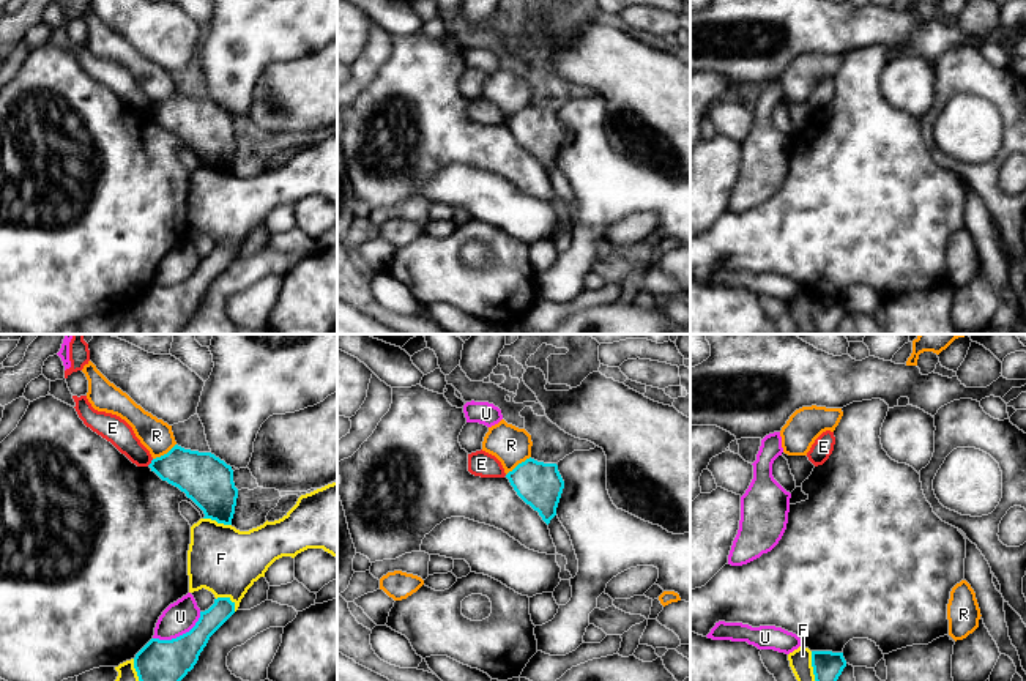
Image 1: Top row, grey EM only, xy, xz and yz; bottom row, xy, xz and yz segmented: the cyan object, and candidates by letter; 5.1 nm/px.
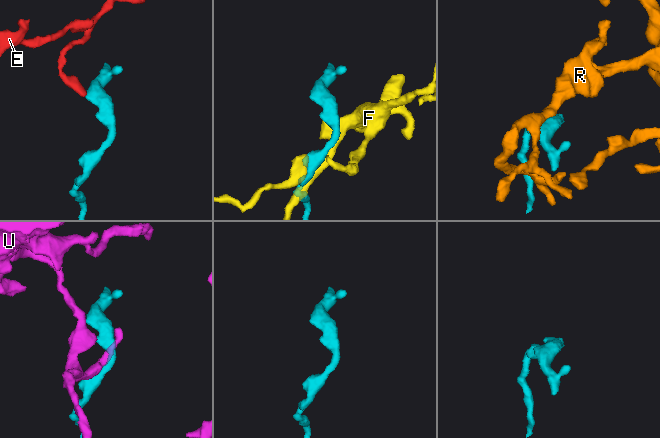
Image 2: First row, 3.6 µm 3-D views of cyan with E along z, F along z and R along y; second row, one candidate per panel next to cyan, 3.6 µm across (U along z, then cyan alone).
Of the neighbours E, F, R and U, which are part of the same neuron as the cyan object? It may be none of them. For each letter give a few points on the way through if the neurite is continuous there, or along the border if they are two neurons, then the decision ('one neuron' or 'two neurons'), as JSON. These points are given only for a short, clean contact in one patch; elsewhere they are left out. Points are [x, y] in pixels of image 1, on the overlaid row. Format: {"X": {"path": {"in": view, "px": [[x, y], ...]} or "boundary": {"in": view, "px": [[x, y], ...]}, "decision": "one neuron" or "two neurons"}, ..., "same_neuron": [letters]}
{"E": {"boundary": {"in": "xy", "px": [[153, 459], [147, 465]]}, "decision": "two neurons"}, "F": {"decision": "two neurons"}, "R": {"decision": "two neurons"}, "U": {"decision": "two neurons"}, "same_neuron": []}

